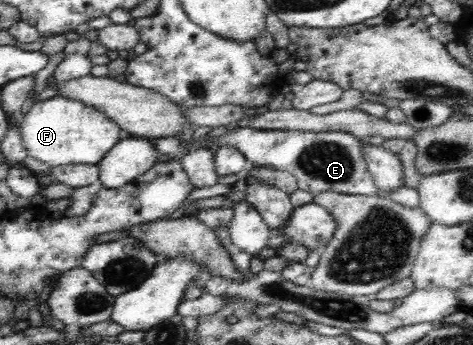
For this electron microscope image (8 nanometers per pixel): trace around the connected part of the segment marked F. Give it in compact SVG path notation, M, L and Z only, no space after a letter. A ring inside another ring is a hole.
M54 96L37 101L24 114L20 125L21 138L31 158L48 166L65 164L98 164L119 141L121 127L94 107L87 107L75 100Z

